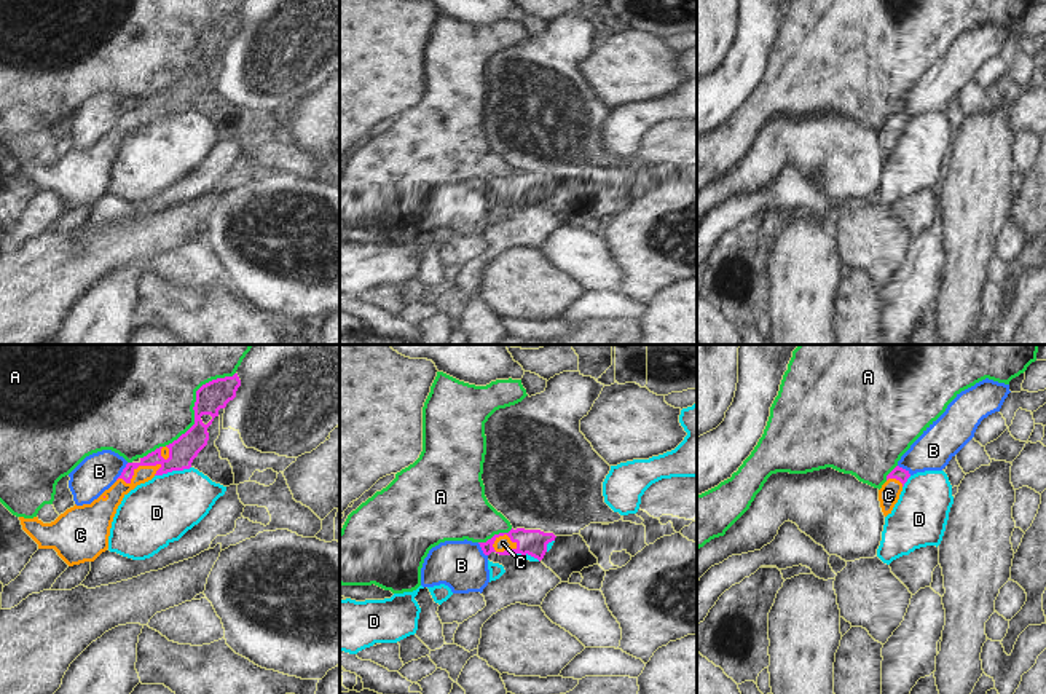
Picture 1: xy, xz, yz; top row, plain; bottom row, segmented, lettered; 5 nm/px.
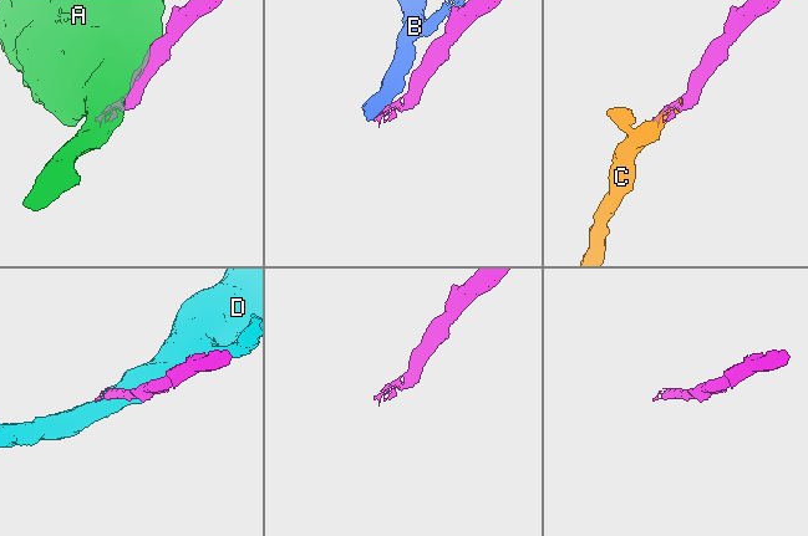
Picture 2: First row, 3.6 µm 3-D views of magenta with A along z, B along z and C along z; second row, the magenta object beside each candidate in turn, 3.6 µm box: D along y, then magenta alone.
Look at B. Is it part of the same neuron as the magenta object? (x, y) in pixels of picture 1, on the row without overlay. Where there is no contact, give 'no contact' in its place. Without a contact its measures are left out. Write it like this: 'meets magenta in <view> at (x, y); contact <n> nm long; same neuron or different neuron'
meets magenta in xy at (123, 114); contact 110 nm long; different neuron

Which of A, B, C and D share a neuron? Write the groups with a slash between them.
A / B / C / D

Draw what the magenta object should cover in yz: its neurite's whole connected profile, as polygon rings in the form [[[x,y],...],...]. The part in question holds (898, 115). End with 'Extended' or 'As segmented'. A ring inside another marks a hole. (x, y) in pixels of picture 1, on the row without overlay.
[[[896,108],[887,118],[887,124],[879,132],[879,144],[880,144],[880,150],[882,150],[882,155],[883,155],[885,160],[888,156],[891,156],[895,147],[899,142],[902,129],[907,124],[909,120],[910,120],[909,113],[906,113],[906,112],[899,110],[899,108]]]. Extended.

